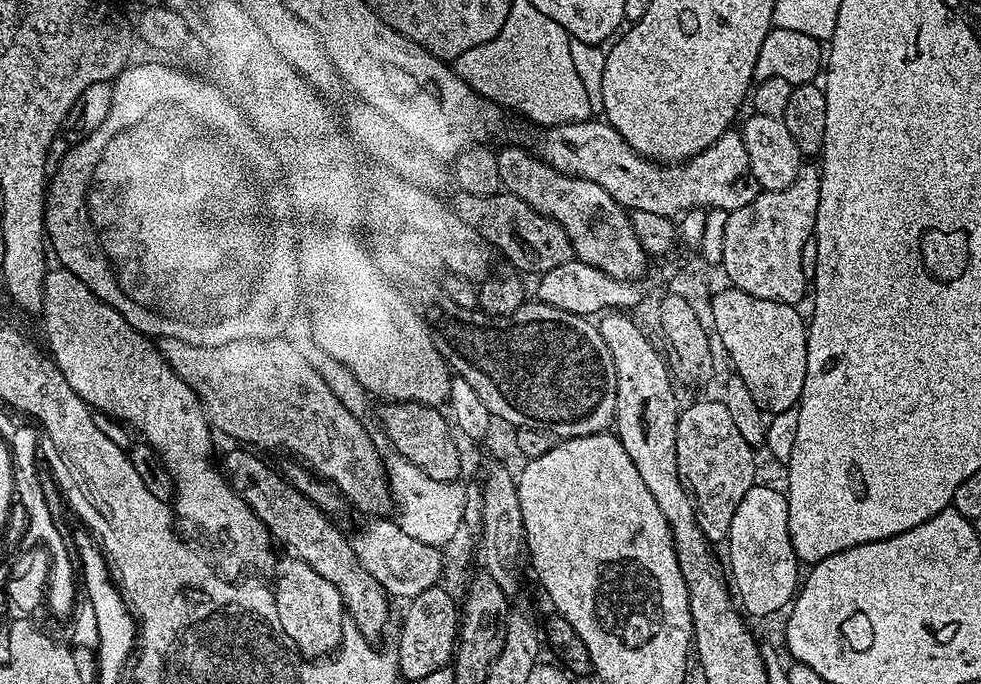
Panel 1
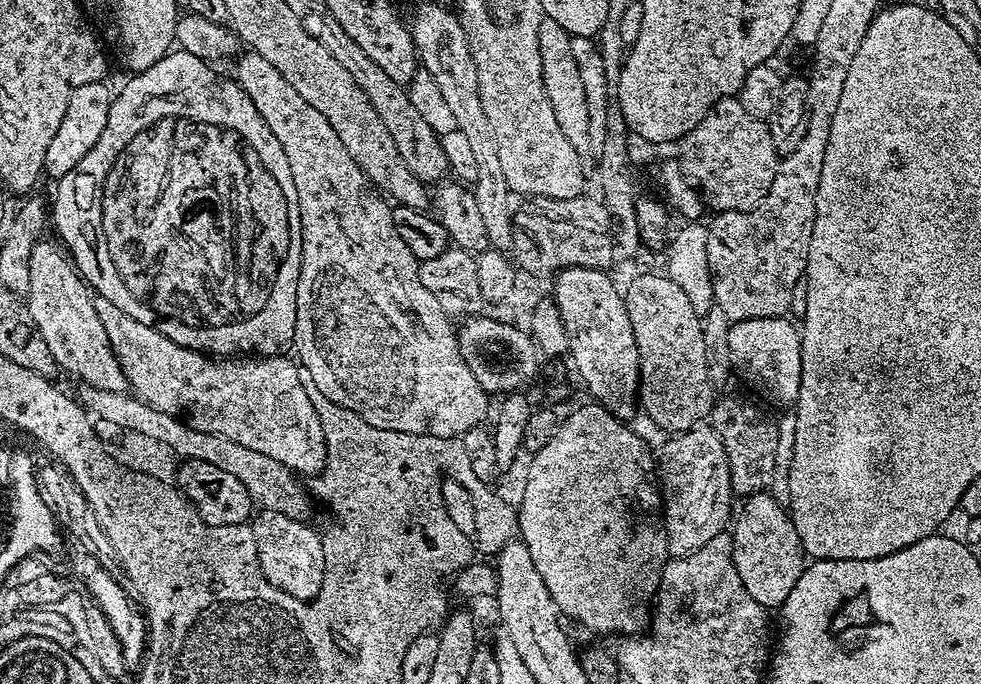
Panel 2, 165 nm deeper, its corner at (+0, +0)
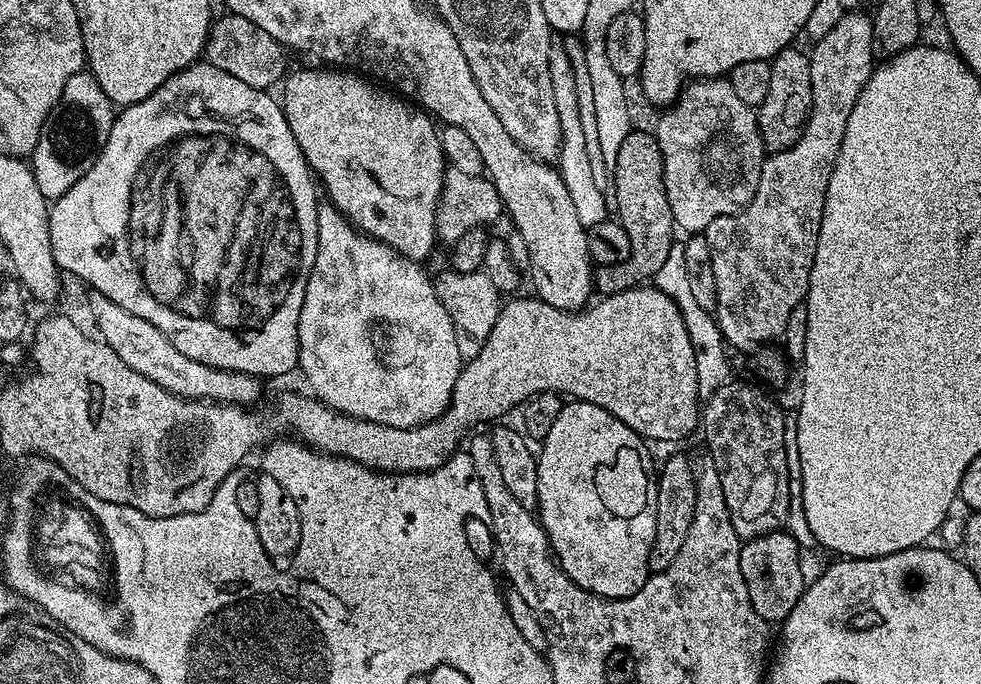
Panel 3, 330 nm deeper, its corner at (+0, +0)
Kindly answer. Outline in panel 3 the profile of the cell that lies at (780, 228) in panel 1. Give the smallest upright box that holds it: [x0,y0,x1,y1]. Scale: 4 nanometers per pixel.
[706,10,874,350]

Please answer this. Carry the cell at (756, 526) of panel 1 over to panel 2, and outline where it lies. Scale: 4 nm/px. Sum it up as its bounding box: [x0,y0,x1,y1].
[730,491,806,610]

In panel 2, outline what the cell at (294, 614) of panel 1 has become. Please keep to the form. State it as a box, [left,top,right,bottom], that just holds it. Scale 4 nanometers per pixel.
[250,508,324,600]

